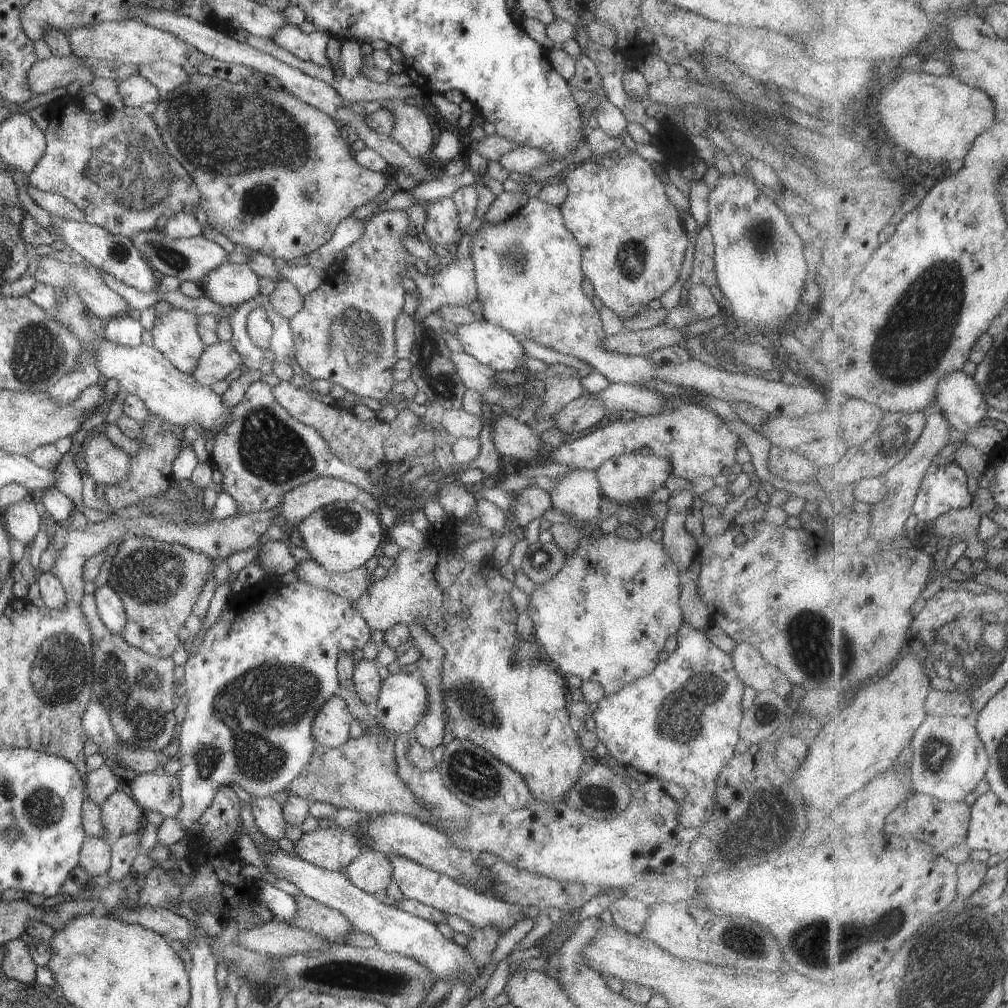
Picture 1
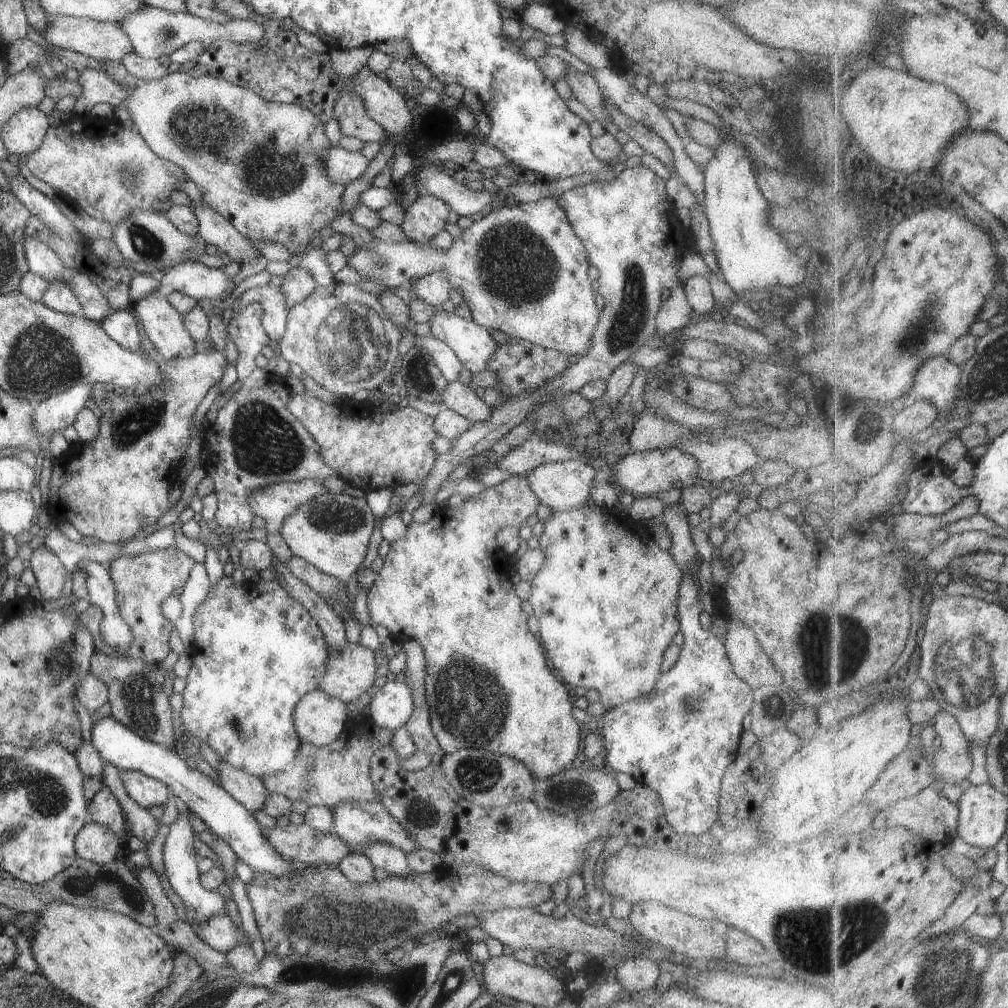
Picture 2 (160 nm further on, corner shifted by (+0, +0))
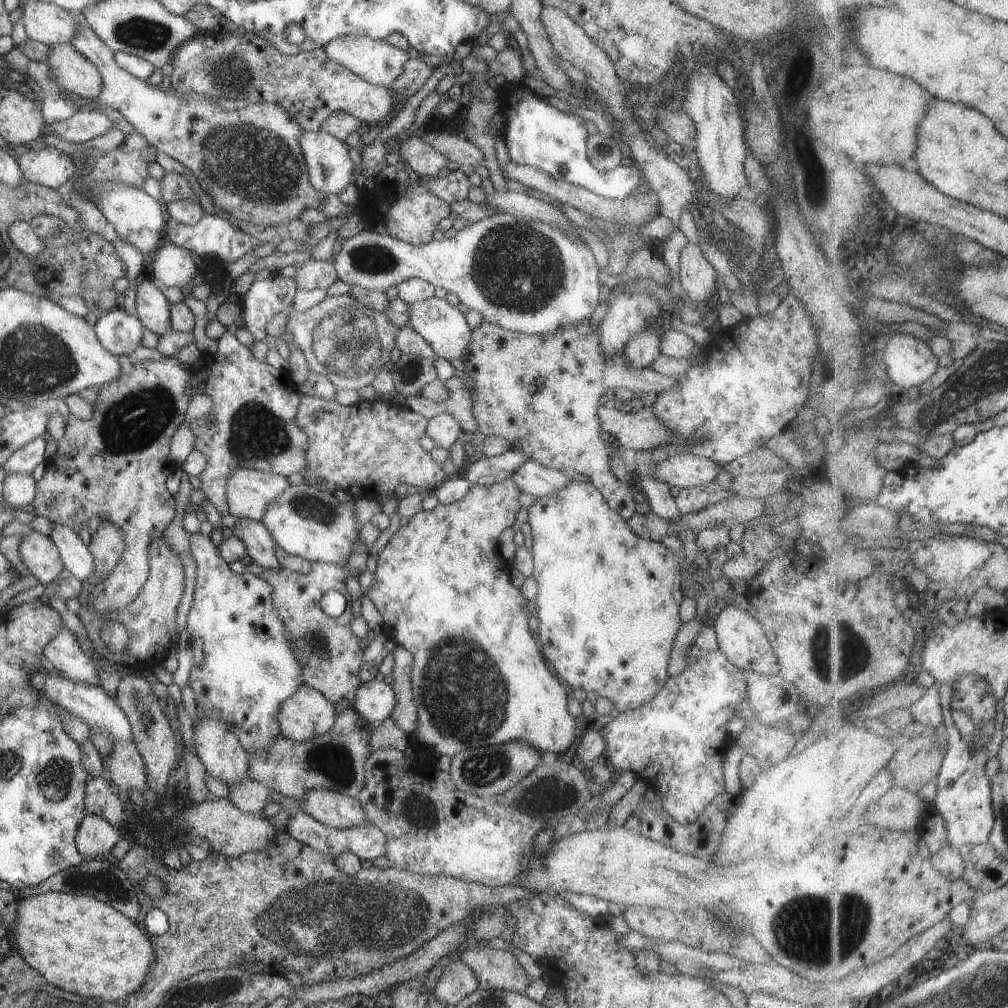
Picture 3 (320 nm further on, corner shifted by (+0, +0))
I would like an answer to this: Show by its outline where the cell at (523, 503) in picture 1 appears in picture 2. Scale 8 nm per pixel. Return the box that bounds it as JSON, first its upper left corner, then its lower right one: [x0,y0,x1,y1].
[367,475,579,780]

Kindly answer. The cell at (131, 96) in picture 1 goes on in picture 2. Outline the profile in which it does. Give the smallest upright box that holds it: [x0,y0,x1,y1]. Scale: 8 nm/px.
[71,68,129,118]

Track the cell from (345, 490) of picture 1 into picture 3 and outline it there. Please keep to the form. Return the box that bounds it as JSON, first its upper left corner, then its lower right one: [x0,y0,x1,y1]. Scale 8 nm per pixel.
[225,470,291,522]

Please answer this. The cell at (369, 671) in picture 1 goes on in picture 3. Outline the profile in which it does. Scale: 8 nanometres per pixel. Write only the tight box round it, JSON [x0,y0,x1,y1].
[258,539,367,703]

